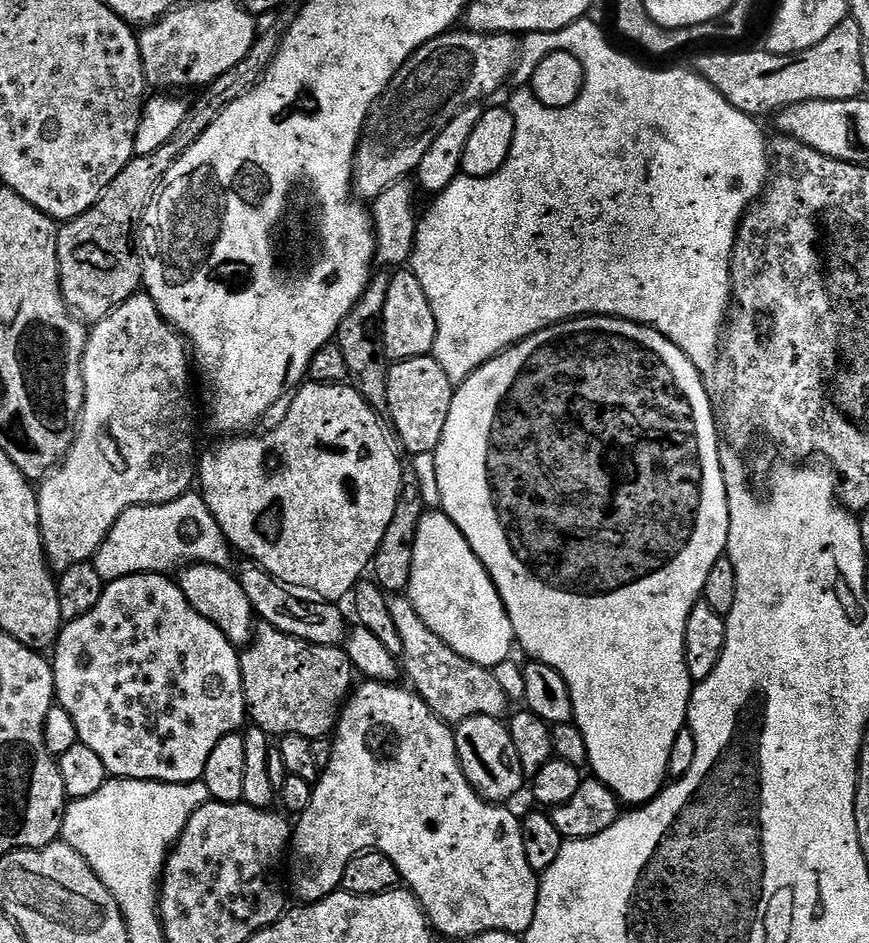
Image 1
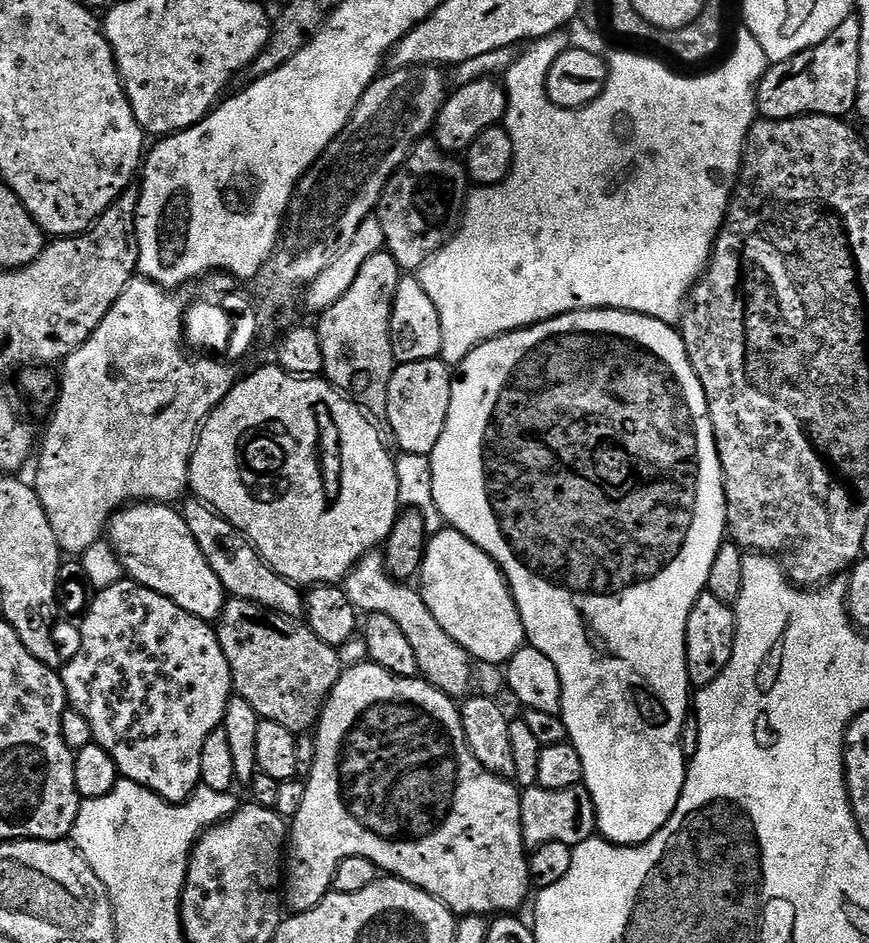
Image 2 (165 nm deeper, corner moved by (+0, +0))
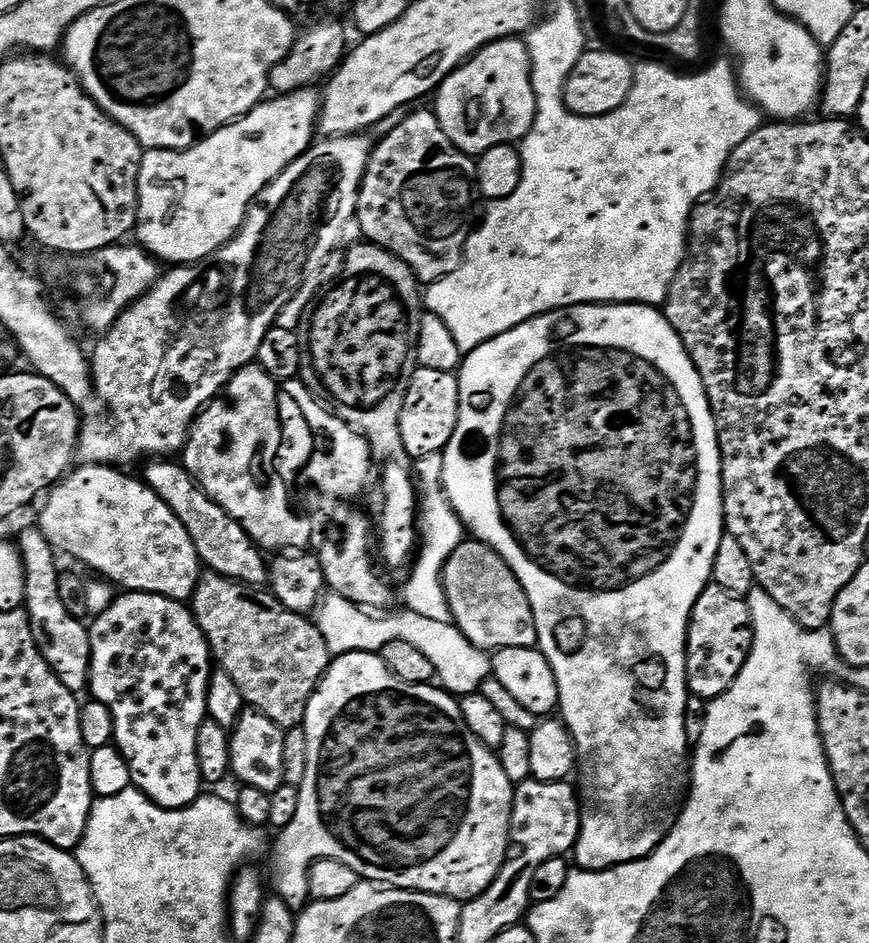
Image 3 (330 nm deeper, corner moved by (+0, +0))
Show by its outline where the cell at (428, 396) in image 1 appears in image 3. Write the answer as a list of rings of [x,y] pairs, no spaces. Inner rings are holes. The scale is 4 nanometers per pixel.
[[[417,367],[414,378],[406,390],[406,402],[402,402],[402,452],[418,461],[426,454],[438,454],[454,438],[460,413],[460,381],[456,372],[430,370]]]

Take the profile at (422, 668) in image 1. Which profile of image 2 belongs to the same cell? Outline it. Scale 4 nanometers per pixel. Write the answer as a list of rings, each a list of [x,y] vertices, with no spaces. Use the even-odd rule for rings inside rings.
[[[373,550],[365,554],[342,582],[346,598],[361,613],[386,614],[386,618],[394,618],[394,623],[402,629],[402,635],[410,642],[414,654],[418,657],[420,676],[433,684],[438,690],[453,698],[464,698],[474,688],[474,661],[468,651],[442,626],[438,626],[438,618],[430,614],[430,606],[422,598],[422,594],[411,583],[395,580],[386,570],[383,551]]]

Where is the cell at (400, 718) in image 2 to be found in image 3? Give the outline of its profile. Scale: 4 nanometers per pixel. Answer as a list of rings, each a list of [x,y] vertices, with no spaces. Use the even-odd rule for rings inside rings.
[[[351,652],[350,654],[342,654],[335,657],[328,665],[328,673],[320,679],[320,684],[316,687],[316,693],[310,698],[310,702],[306,706],[306,714],[302,725],[306,734],[306,778],[302,778],[300,783],[300,797],[298,798],[298,810],[294,813],[294,822],[290,822],[290,826],[279,829],[277,838],[274,840],[272,852],[272,876],[270,872],[270,888],[282,902],[286,902],[286,906],[290,906],[293,910],[300,910],[309,903],[310,900],[310,870],[312,865],[317,864],[319,860],[337,860],[338,862],[346,862],[346,866],[350,866],[350,870],[354,870],[360,875],[361,881],[371,882],[374,884],[383,884],[389,888],[405,888],[411,892],[429,892],[435,896],[449,896],[452,900],[467,902],[473,900],[474,897],[482,895],[490,882],[494,882],[494,878],[498,878],[498,874],[502,870],[504,861],[510,855],[510,837],[512,834],[512,794],[514,786],[510,782],[510,778],[506,778],[506,770],[502,770],[499,755],[493,749],[486,747],[482,742],[478,742],[478,738],[474,738],[474,734],[470,730],[470,726],[466,726],[466,718],[460,709],[460,700],[453,696],[450,692],[445,692],[443,688],[435,683],[430,684],[407,684],[402,682],[402,678],[398,678],[386,666],[386,662],[375,652]]]

